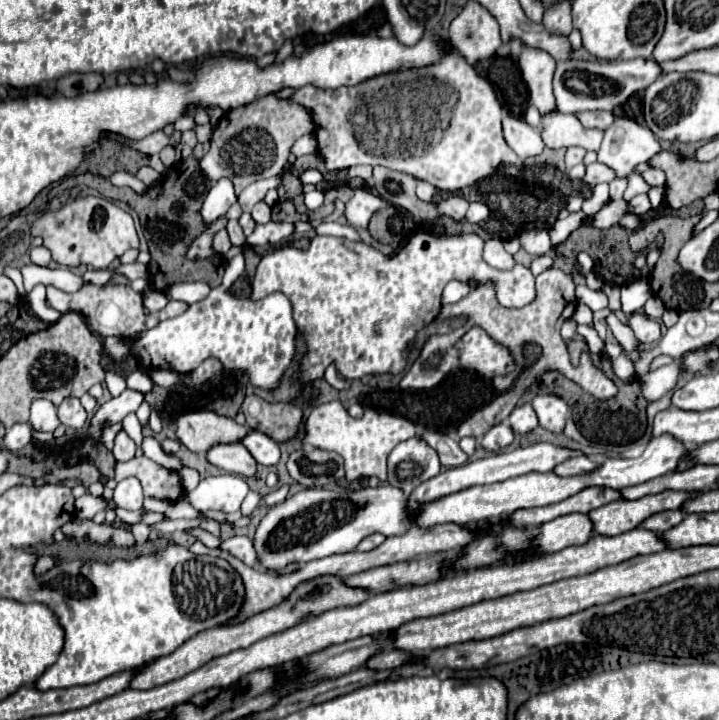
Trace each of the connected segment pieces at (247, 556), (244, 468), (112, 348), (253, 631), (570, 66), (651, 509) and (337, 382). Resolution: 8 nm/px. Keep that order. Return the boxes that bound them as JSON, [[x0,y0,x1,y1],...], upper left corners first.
[[220,537,256,567],[208,443,256,477],[102,255,298,391],[130,575,370,689],[554,57,662,113],[590,491,692,537],[324,363,348,389]]

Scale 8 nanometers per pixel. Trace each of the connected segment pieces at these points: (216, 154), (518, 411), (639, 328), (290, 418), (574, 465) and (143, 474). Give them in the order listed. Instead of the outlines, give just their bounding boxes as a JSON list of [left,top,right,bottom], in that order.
[[200,95,314,195],[508,405,538,435],[628,313,662,345],[244,397,302,443],[554,455,598,477],[116,457,184,501]]

